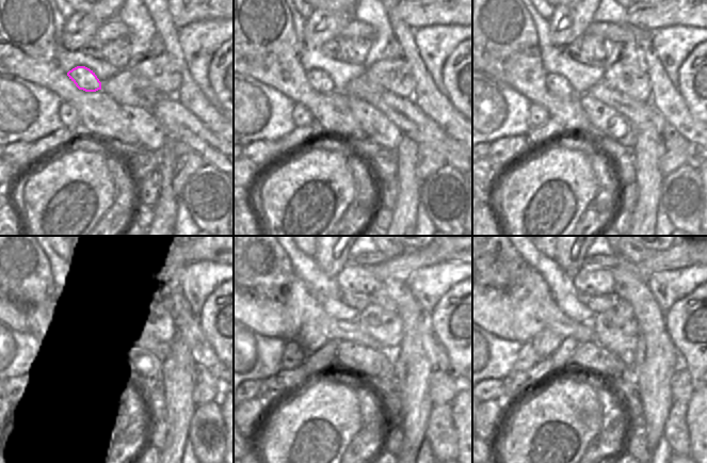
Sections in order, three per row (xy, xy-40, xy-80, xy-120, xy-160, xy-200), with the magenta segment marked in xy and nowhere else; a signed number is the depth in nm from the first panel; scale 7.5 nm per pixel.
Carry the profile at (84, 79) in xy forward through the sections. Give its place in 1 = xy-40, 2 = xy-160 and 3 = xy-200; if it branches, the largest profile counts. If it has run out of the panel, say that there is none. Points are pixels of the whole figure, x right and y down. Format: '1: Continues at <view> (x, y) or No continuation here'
1: Continues at xy-40 (319, 80)
2: Continues at xy-160 (310, 338)
3: Continues at xy-200 (545, 342).

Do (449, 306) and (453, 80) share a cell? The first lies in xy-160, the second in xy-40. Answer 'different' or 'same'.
same

